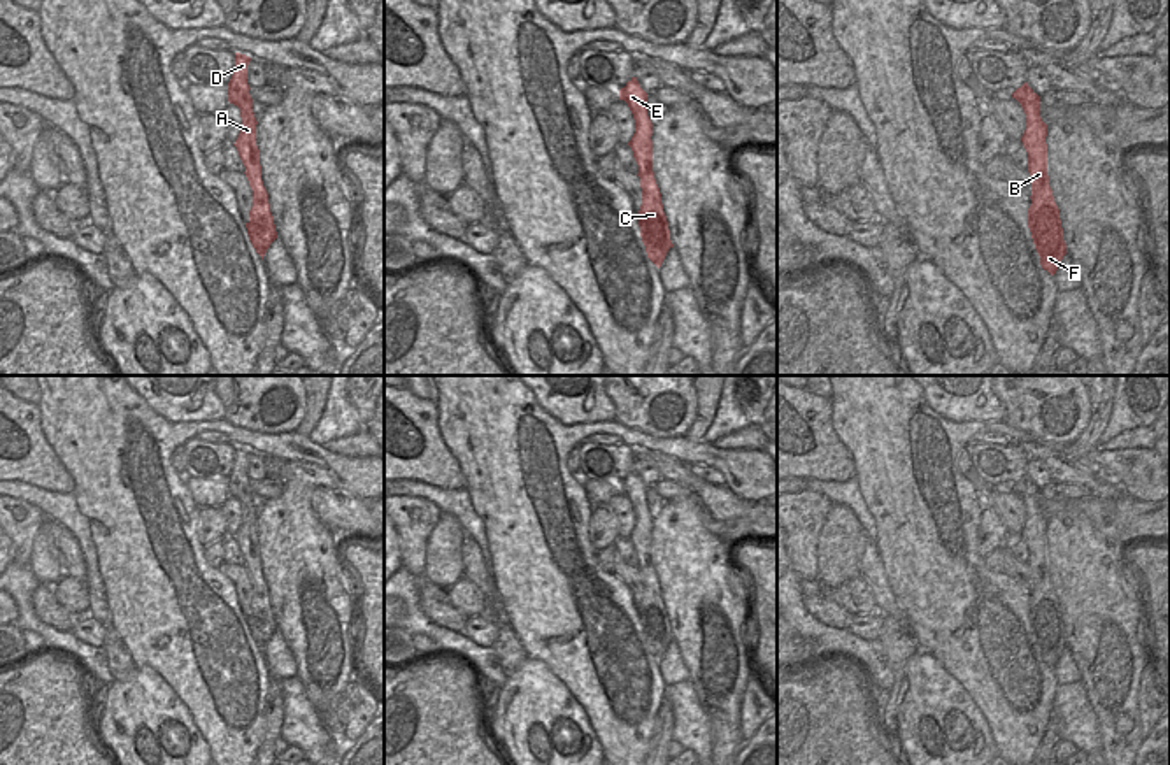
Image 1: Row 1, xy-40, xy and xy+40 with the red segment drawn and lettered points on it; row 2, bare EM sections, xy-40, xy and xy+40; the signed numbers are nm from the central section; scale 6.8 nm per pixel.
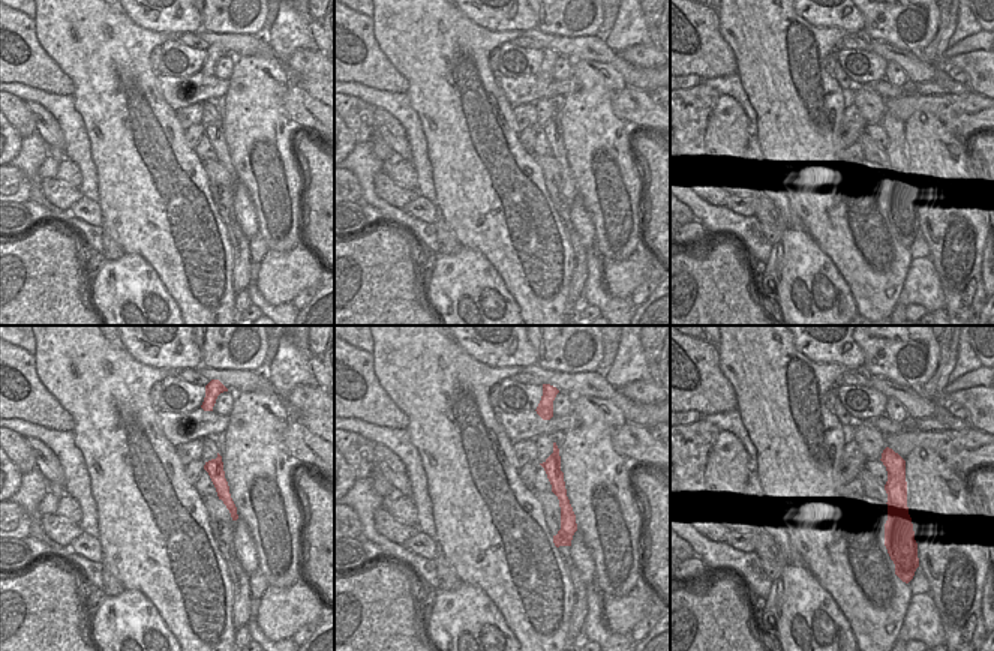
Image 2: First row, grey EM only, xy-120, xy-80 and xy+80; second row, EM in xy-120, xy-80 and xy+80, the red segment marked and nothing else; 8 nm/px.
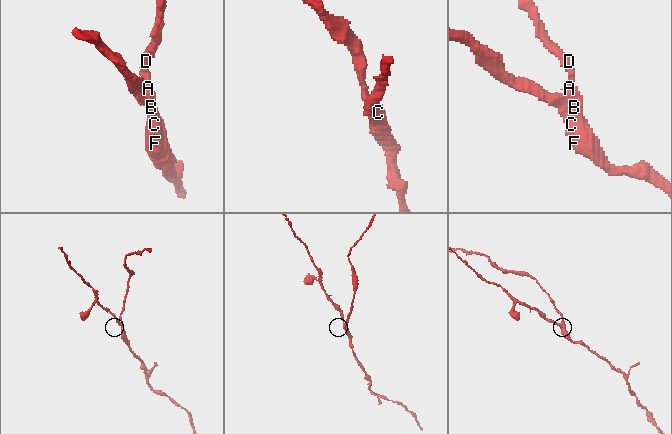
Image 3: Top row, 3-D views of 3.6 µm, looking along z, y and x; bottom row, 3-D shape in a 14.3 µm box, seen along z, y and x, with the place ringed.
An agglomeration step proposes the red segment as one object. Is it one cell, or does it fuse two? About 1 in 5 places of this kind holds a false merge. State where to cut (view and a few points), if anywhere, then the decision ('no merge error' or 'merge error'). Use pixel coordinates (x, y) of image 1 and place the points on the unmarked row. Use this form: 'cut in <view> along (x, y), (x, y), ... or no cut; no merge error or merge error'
cut in xy along (649, 532), (632, 541); merge error

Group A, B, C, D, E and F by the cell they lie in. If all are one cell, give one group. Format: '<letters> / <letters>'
A D E / B C F

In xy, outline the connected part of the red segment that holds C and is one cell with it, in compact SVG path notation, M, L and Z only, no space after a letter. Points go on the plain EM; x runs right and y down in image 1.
M653 533L640 535L633 542L633 551L639 558L639 570L642 581L642 598L637 607L640 630L646 639L647 651L660 661L668 642L674 640L670 633L668 614L663 605L661 586L653 565Z

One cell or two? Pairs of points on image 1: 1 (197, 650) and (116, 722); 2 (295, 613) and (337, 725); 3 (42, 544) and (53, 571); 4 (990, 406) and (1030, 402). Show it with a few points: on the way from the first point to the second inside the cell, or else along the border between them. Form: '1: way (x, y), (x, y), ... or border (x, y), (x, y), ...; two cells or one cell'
1: border (135, 667), (151, 667), (190, 711); two cells
2: border (344, 688), (320, 714); two cells
3: way (44, 551), (46, 564); one cell
4: border (993, 393), (1005, 418); two cells

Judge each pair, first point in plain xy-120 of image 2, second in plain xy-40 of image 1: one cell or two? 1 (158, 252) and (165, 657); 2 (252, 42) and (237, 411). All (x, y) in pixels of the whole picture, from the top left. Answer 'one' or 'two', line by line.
1: one
2: two

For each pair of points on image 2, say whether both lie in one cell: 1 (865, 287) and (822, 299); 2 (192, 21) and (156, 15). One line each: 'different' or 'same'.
1: different
2: same

